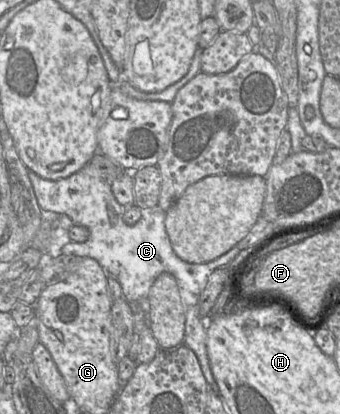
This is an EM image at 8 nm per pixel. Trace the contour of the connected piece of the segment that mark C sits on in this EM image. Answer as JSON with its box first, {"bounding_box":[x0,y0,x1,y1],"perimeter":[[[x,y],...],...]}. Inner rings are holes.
{"bounding_box":[28,164,238,393],"perimeter":[[[87,164],[79,172],[64,179],[46,180],[31,171],[28,171],[28,177],[38,204],[44,212],[67,215],[73,224],[82,225],[90,231],[87,241],[69,242],[62,248],[62,253],[97,260],[109,276],[118,280],[127,302],[146,301],[150,288],[161,273],[168,272],[175,277],[185,312],[183,344],[196,354],[209,389],[218,393],[207,354],[207,318],[200,315],[199,301],[210,274],[218,268],[228,266],[238,255],[232,254],[236,249],[207,263],[193,264],[183,261],[175,254],[166,232],[166,211],[158,205],[145,208],[141,210],[141,219],[135,225],[125,224],[124,206],[117,202],[110,184],[102,179],[91,165]]]}

